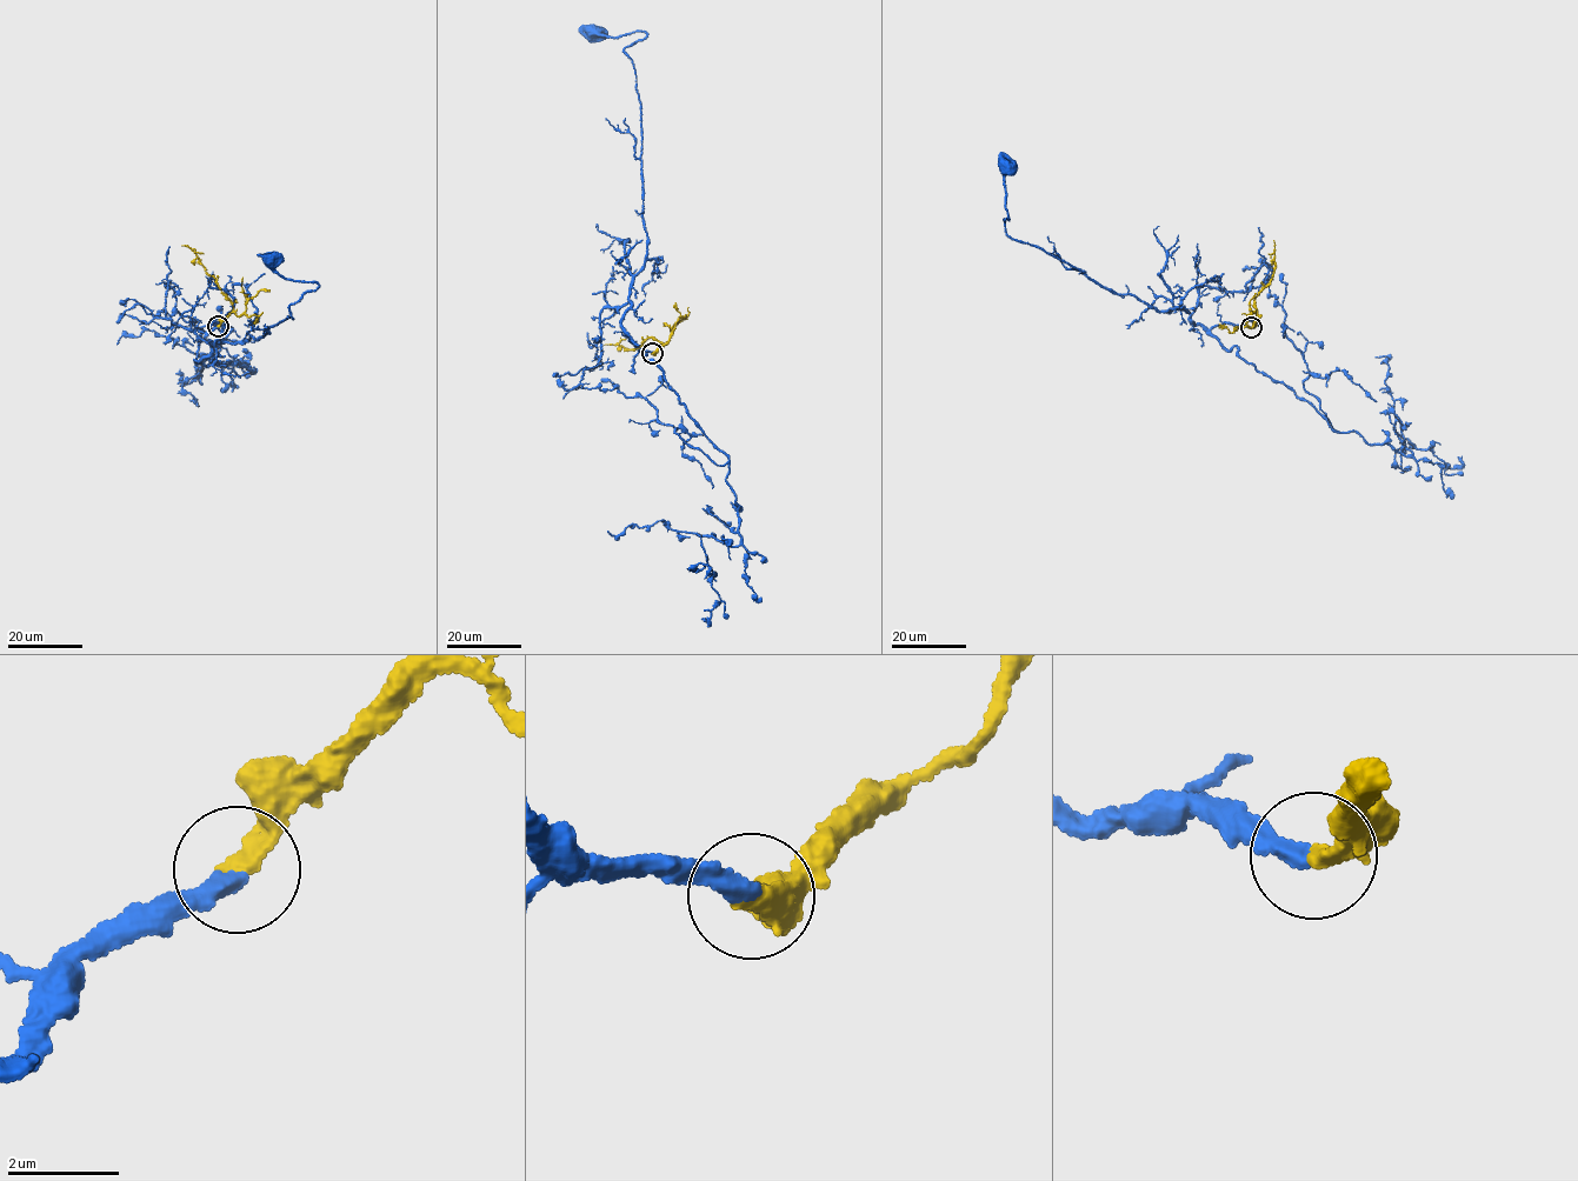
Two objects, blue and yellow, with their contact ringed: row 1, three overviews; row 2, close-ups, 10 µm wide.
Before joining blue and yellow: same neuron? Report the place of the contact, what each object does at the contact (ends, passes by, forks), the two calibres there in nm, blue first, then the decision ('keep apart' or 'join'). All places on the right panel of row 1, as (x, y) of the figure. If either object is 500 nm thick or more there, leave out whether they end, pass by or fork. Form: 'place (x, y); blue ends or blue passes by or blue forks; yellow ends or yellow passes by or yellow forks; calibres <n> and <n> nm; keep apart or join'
place (1251, 327); blue ends; yellow ends; calibres 340 and 320 nm; join

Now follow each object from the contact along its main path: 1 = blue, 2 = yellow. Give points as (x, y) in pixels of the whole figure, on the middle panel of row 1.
1: (653, 353), (625, 334), (621, 320), (647, 239), (639, 95), (624, 49), (646, 33), (597, 33)
2: (653, 353), (663, 345), (650, 338), (633, 351), (604, 345)

